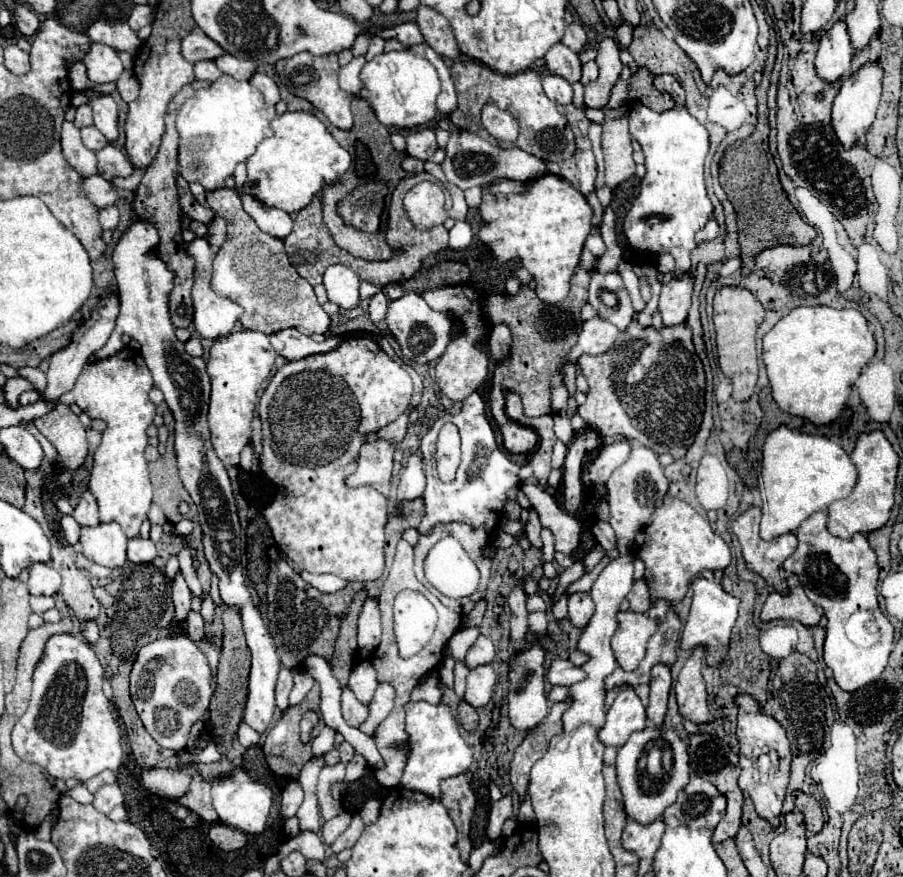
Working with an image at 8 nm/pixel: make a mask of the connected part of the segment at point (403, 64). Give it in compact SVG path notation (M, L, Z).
M409 50L383 52L365 62L359 78L363 80L363 86L357 96L371 104L371 110L383 126L391 130L411 130L435 118L435 100L441 86L437 72L429 60L423 60Z

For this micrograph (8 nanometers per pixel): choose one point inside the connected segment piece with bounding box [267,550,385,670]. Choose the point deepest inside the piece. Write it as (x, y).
(303, 621)

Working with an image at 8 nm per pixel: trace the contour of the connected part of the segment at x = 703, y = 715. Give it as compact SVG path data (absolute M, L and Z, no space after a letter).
M701 646L695 648L691 658L681 668L675 684L679 714L691 720L693 724L705 724L713 720L713 716L707 710L707 690L701 676L703 656L705 656L705 650Z

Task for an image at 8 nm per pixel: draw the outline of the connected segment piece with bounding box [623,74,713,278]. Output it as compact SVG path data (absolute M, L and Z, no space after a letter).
M656 76L653 84L660 92L673 95L675 108L659 114L641 102L631 104L629 132L643 148L647 174L641 180L641 192L627 212L623 228L633 248L671 254L677 264L675 276L681 278L691 272L691 250L697 246L695 234L713 214L703 178L703 162L709 152L709 134L705 126L687 112L685 90L674 76Z

